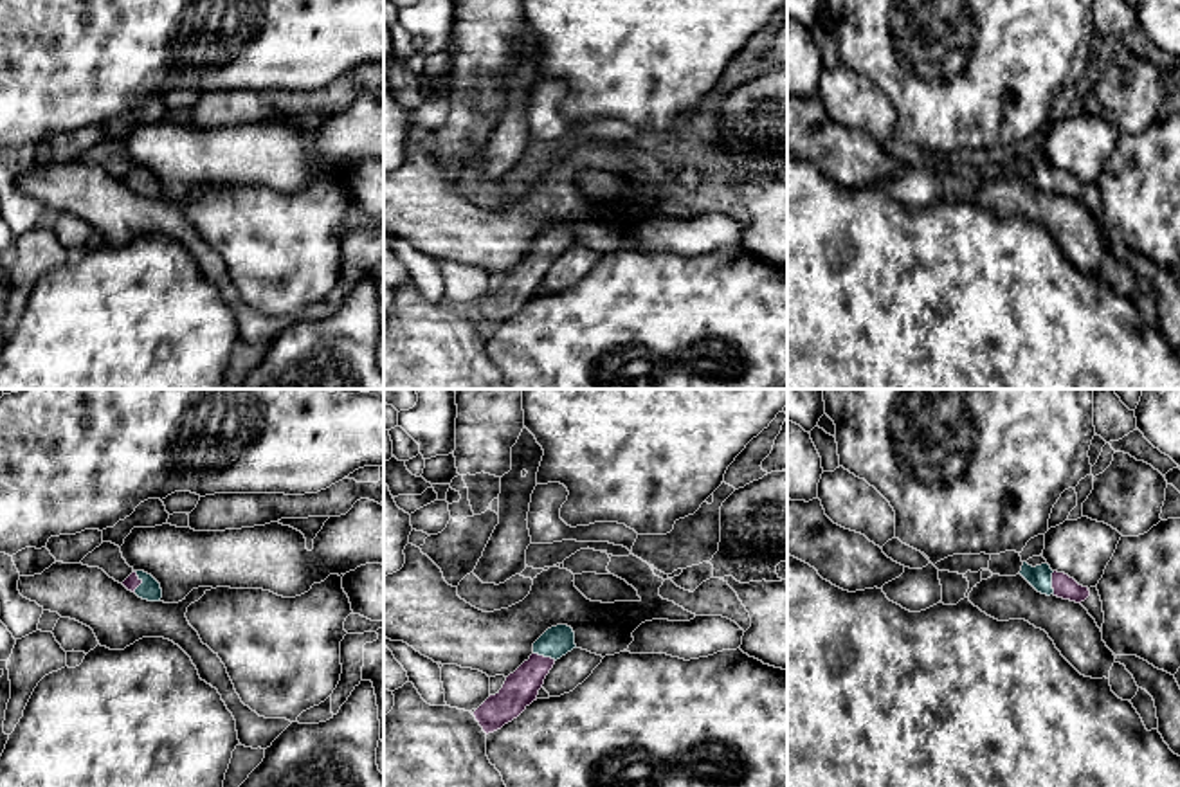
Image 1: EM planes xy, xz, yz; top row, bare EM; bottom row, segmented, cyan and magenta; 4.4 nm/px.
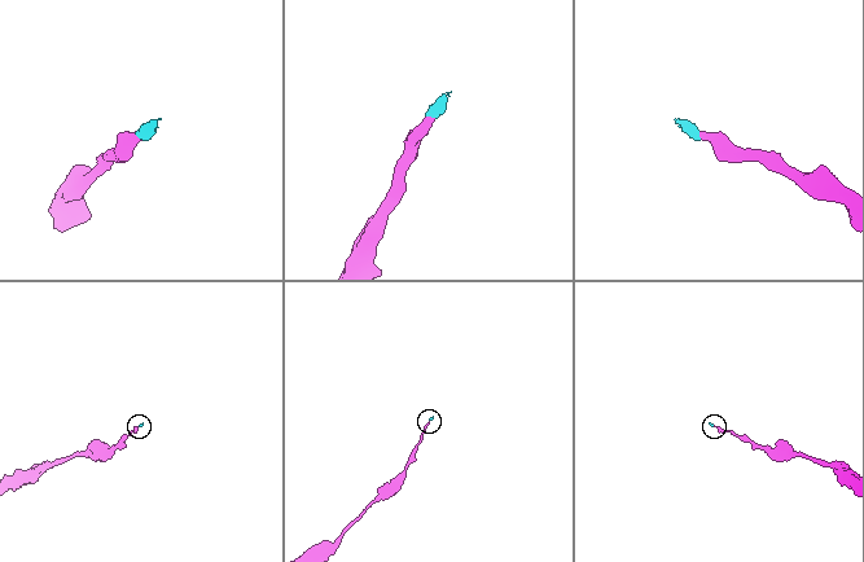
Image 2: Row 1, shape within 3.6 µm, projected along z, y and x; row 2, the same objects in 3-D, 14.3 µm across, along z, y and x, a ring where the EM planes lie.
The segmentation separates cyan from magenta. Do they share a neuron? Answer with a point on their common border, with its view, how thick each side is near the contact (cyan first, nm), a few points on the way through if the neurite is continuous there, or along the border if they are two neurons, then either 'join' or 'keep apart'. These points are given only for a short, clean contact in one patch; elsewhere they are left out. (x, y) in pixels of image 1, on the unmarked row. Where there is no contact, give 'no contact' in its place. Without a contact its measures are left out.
meets cyan in xy at (143, 179); 100 nm thick on the cyan side, 70 nm on the other; runs through xy (150, 186), (143, 179), (132, 179); join

